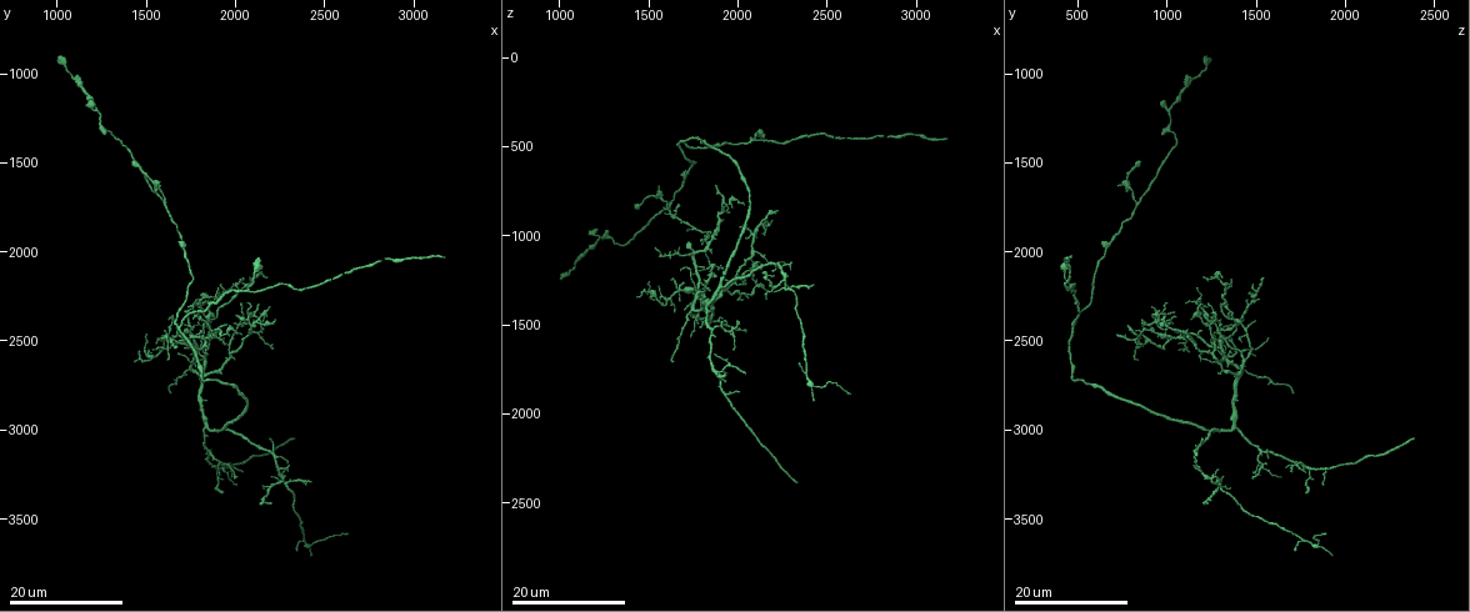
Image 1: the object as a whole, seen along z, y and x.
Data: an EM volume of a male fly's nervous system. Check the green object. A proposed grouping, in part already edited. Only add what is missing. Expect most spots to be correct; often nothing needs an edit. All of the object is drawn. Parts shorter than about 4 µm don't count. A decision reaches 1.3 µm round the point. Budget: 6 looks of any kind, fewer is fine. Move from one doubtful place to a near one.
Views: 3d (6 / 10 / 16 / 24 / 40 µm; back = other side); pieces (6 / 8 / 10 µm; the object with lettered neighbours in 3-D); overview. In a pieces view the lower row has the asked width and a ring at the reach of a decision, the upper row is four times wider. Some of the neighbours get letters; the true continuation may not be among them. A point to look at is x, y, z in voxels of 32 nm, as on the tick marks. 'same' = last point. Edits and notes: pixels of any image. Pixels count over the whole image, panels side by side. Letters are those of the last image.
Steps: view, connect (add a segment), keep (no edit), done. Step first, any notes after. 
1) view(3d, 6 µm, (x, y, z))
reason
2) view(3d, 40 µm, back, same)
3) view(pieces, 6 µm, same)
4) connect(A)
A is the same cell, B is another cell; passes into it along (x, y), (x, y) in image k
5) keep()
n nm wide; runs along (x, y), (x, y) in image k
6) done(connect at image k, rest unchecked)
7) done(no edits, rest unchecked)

view(3d, 16 µm, (3180, 2040, 460))
end of a long branch

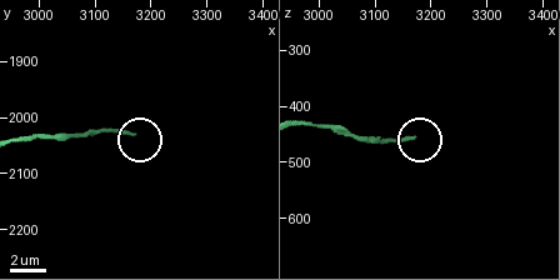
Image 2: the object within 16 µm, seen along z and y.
view(pieces, 6 µm, (3165, 2030, 450))

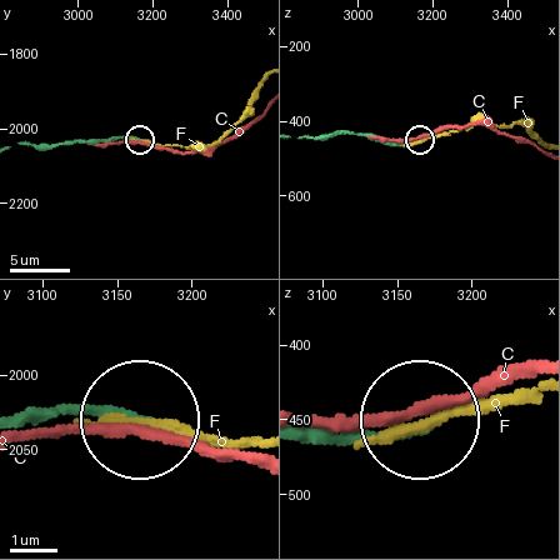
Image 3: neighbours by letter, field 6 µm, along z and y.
keep()
C and F are other cells; runs along (30, 423), (66, 410), (134, 419) in image 3; none of them fits

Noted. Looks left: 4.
view(3d, 16 µm, (1660, 2540, 820))
free end

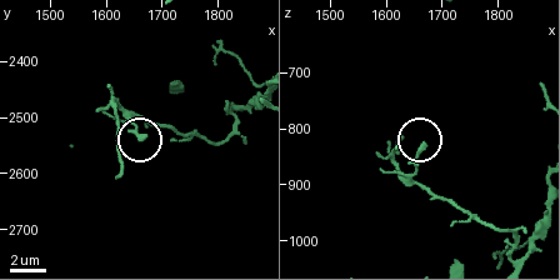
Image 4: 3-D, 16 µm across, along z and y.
view(pieces, 10 µm, (1670, 2535, 835))

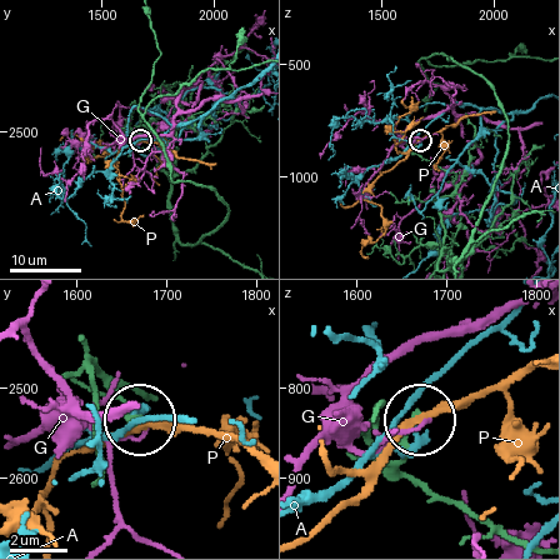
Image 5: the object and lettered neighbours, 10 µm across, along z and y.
keep()
250 nm wide; A, G and P are other cells; no lettered segment goes on from it

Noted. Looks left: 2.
view(3d, 24 µm, (1640, 2800, 1700))
branch stops here

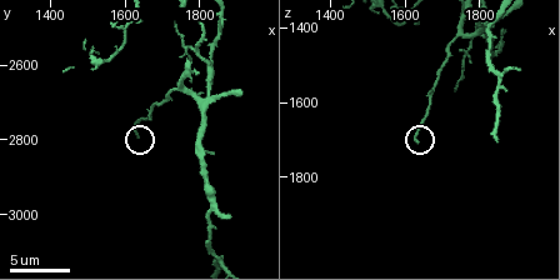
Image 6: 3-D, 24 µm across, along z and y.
view(pieces, 8 µm, (1640, 2790, 1710))

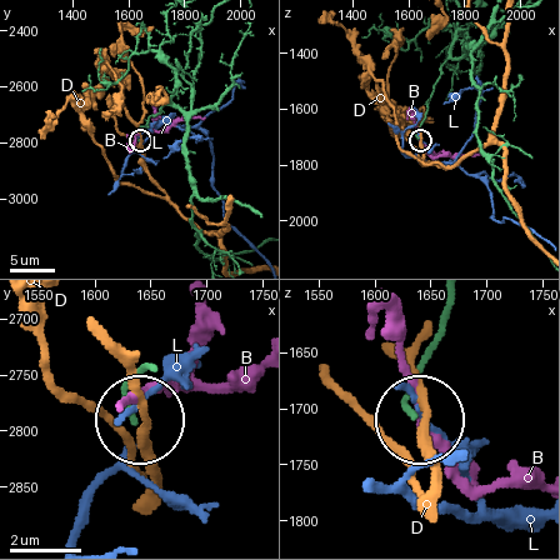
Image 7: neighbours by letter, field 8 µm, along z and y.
keep()
150 nm wide; B, D and L are other cells; runs along (445, 305), (436, 350), (406, 401), (413, 419) in image 7; none of them fits

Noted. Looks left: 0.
done(no edits, rest unchecked)

